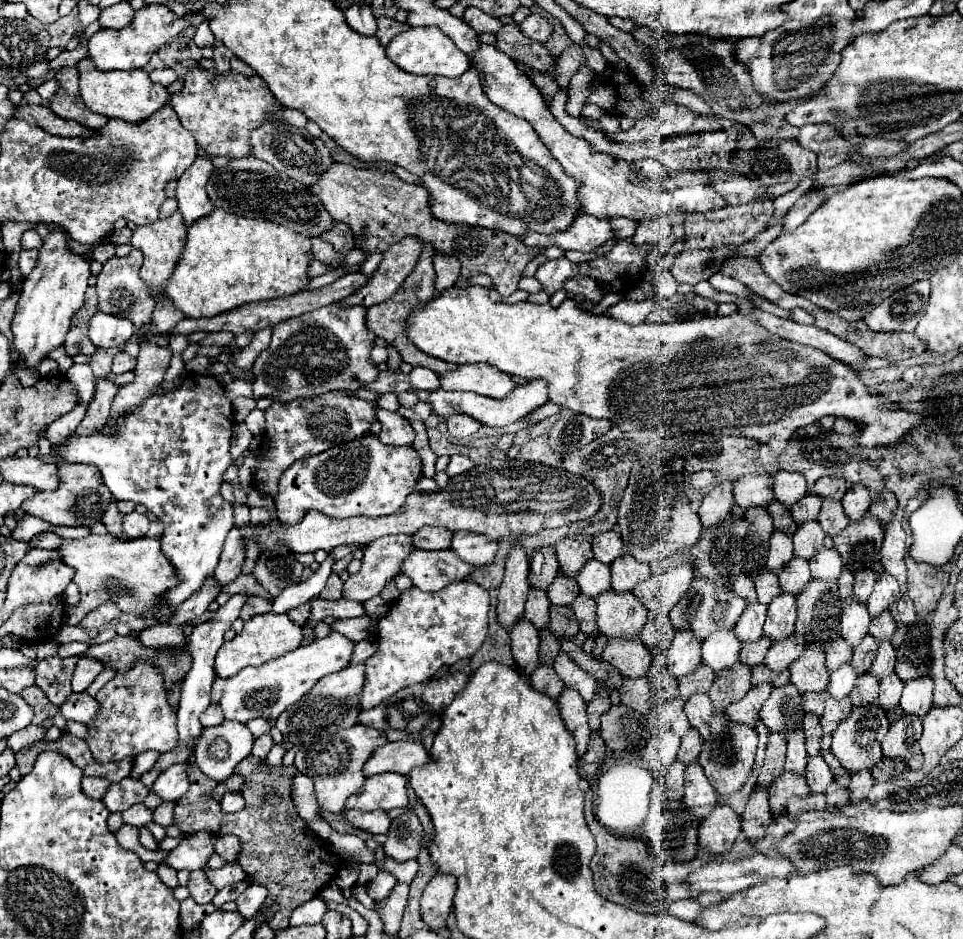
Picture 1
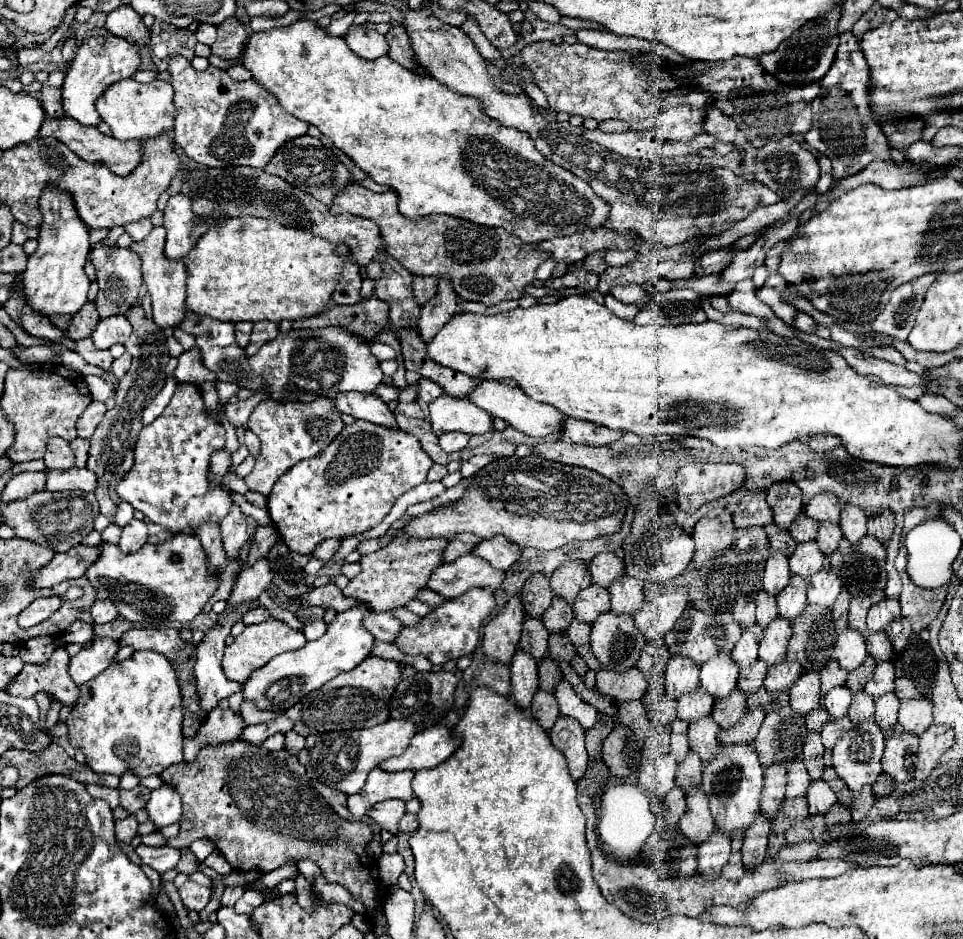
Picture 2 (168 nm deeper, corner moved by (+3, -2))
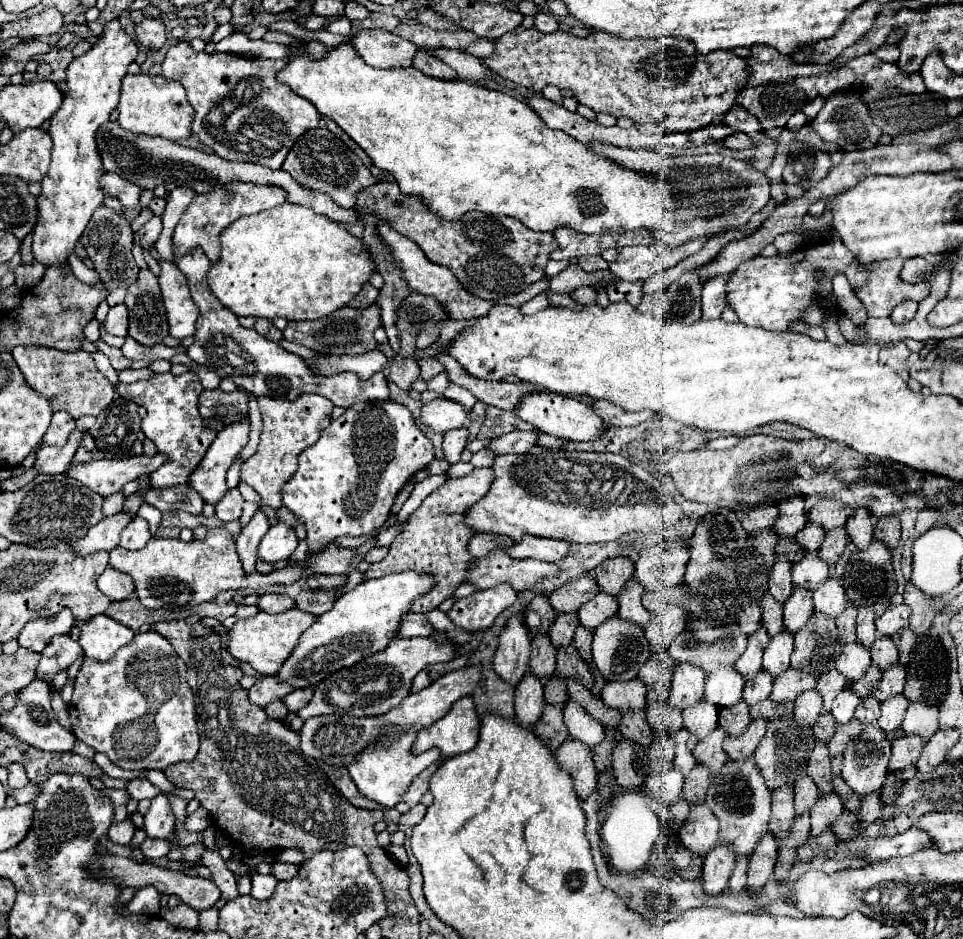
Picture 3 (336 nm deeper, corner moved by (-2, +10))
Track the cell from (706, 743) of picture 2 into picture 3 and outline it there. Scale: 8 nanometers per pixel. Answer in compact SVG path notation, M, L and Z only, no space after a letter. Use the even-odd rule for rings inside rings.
M717 727L705 741L699 741L693 751L697 763L709 767L713 777L719 775L721 767L727 761L727 753L723 751L723 739L725 739L725 731L721 727Z

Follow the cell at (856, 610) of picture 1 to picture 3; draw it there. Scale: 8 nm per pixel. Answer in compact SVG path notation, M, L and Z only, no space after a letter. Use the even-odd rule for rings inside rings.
M849 643L845 645L843 653L837 659L837 671L849 681L855 683L859 681L867 669L871 667L871 657L869 657L869 649L859 645L859 643Z

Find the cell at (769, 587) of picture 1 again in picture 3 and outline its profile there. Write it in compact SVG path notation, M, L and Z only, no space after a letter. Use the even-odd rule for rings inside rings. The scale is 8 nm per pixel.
M769 595L760 603L761 625L767 629L769 637L775 637L783 631L783 605L777 605Z

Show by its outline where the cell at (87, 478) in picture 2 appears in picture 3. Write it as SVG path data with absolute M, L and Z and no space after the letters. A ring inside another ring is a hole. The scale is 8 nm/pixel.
M157 453L153 457L141 455L141 457L131 457L123 461L89 461L89 463L79 463L73 469L69 469L69 477L81 481L95 493L101 493L103 497L119 493L125 483L135 481L141 475L151 475L155 469L159 469L167 461L165 455Z

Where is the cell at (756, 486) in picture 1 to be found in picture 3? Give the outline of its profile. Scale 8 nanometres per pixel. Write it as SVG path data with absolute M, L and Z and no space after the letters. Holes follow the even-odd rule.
M769 505L769 507L757 507L757 509L751 509L749 513L743 515L741 523L743 523L743 529L747 533L757 533L757 531L763 531L763 529L771 529L777 521L777 507L775 505Z

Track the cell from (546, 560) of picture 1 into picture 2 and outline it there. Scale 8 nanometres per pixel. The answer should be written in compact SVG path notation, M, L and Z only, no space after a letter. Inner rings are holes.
M534 573L522 587L522 605L524 611L532 617L542 617L552 597L554 593L550 589L550 577L546 577L544 573L542 575Z

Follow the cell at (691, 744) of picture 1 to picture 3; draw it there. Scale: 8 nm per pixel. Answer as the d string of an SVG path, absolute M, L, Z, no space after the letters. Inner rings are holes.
M695 765L695 769L685 779L683 797L689 801L689 805L699 805L705 801L707 787L709 787L709 769L705 769L705 765Z

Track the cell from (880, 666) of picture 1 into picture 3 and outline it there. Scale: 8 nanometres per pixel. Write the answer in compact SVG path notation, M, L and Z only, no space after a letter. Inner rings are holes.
M893 665L893 669L887 669L887 671L883 673L881 685L873 691L873 697L875 697L879 703L883 703L883 701L887 701L887 699L893 697L893 695L903 693L905 679L907 679L905 667L901 667L901 665Z

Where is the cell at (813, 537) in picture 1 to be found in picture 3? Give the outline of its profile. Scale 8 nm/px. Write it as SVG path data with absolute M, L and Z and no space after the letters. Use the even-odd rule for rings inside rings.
M805 553L805 557L793 565L793 585L807 591L817 589L829 577L829 565L819 559L817 553Z

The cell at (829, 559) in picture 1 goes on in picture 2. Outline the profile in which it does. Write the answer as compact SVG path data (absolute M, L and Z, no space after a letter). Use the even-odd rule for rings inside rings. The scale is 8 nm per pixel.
M824 567L818 573L814 573L808 581L808 603L830 607L836 601L840 589L842 583L836 577L836 573L830 567Z

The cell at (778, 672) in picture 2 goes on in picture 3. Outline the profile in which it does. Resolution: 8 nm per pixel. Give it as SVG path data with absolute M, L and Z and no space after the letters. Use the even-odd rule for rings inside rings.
M787 669L781 677L775 679L771 699L777 703L787 703L787 701L795 701L797 695L811 691L811 689L815 689L813 677L805 673L797 673L795 669Z

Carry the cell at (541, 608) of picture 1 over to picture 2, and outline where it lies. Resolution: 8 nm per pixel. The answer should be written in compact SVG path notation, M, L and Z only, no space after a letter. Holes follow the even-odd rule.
M526 615L522 637L520 637L520 649L532 653L534 659L540 661L540 657L544 657L546 655L546 649L548 649L548 635L550 633L544 627L542 619L536 619L536 617Z

